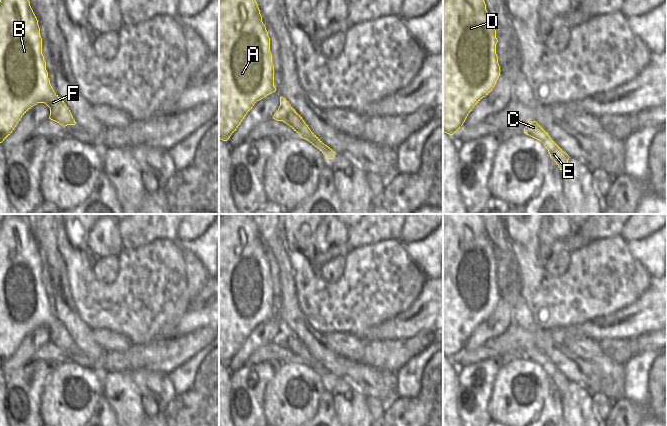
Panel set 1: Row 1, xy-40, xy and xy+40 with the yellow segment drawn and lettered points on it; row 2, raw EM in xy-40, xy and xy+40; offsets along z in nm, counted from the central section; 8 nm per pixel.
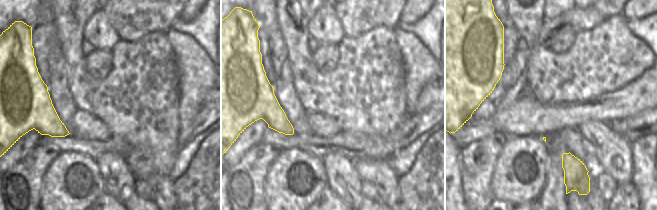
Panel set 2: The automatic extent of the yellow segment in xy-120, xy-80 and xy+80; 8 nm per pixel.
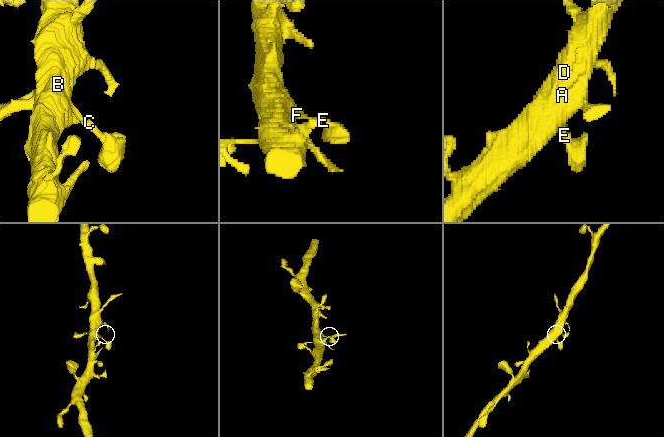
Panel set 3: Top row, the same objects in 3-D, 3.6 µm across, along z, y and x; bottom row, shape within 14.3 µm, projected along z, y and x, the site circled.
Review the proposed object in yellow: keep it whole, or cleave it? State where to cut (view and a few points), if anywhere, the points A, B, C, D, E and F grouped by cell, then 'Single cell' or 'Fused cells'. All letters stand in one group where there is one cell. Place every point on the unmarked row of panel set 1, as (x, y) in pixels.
No split. Groups: A B C D E F. Single cell

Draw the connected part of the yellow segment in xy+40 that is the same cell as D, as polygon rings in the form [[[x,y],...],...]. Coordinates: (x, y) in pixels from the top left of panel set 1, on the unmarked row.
[[[443,214],[443,356],[449,359],[456,357],[474,330],[494,312],[501,295],[496,278],[497,266],[494,246],[486,234],[486,228],[480,214]]]

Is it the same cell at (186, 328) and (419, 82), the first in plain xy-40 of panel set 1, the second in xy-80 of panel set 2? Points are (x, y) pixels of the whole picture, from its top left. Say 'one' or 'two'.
two

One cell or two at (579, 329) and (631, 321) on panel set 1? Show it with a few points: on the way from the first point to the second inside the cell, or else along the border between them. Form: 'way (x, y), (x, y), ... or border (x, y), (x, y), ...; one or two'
way (592, 329), (618, 325); one

